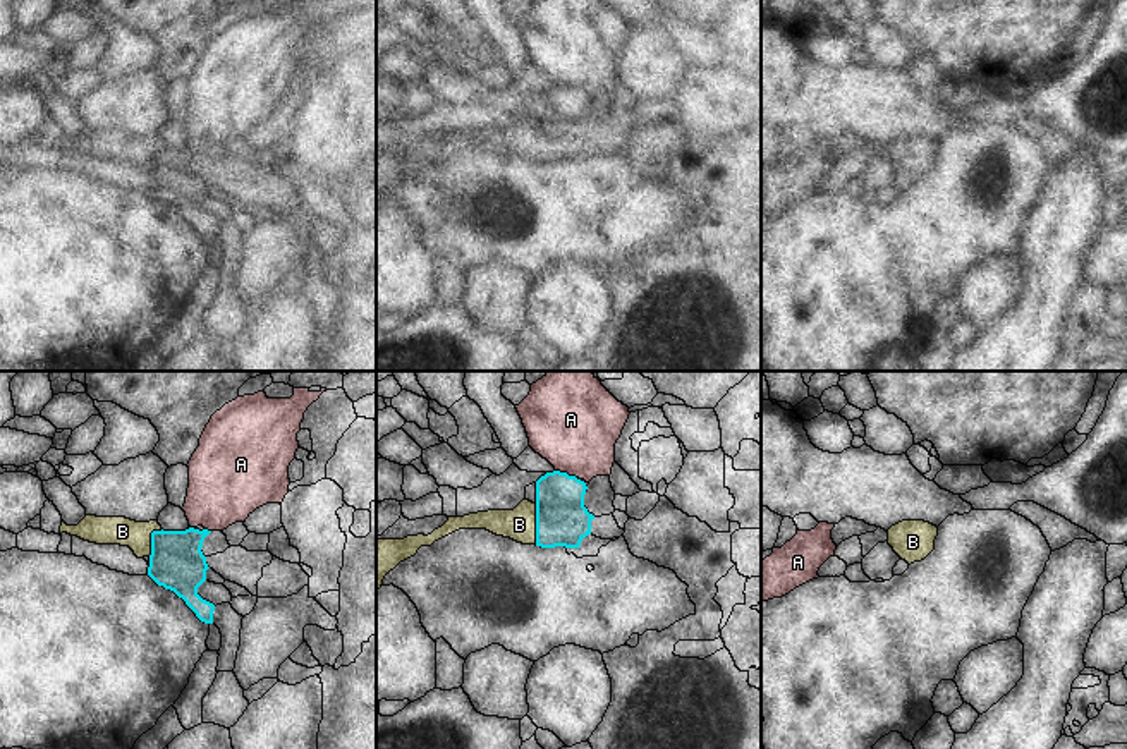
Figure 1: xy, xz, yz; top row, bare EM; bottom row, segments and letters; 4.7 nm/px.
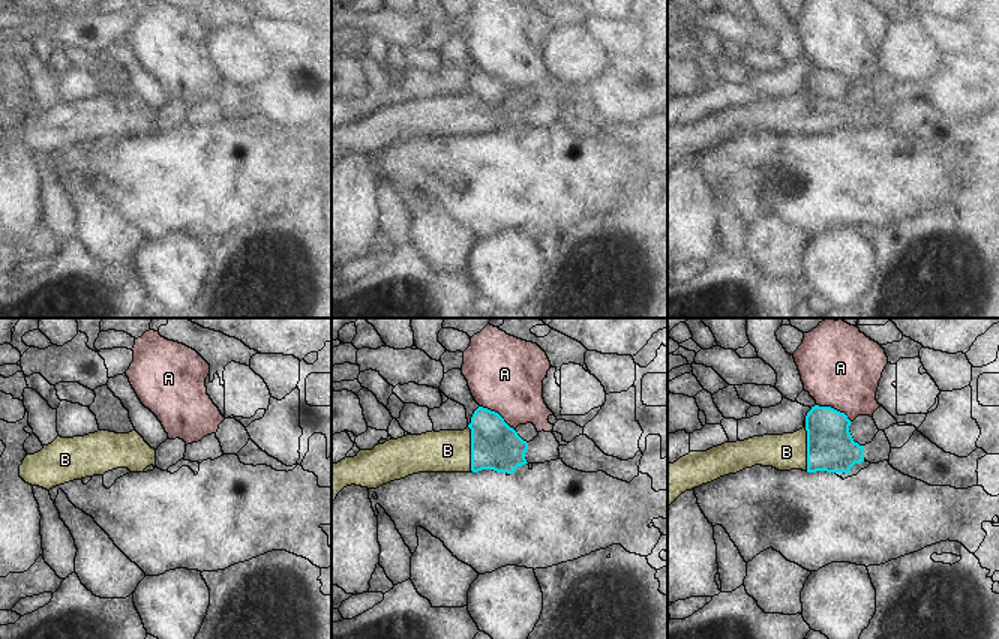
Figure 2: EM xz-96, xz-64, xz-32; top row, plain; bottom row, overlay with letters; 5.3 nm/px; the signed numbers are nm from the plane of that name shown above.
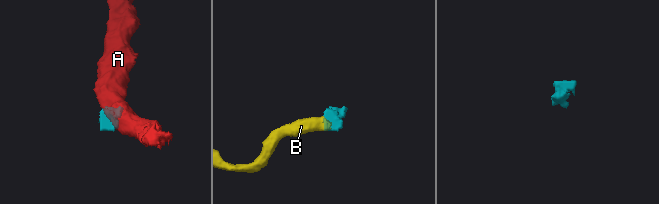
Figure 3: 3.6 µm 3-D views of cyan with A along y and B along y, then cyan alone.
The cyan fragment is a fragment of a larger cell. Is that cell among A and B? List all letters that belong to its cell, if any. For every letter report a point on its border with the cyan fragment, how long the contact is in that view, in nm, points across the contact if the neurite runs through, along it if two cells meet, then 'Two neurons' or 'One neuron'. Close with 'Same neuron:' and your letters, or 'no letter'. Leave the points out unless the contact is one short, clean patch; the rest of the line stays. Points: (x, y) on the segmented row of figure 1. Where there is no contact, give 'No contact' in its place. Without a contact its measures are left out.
A: Touches cyan at xz (566, 473). Shared border 110 nm. Boundary: xz (555, 469), (576, 478). Two neurons
B: Touches cyan at xz (536, 524). Shared border 190 nm. Path across: xz (562, 519), (536, 524), (519, 524). One neuron
Same neuron: B

